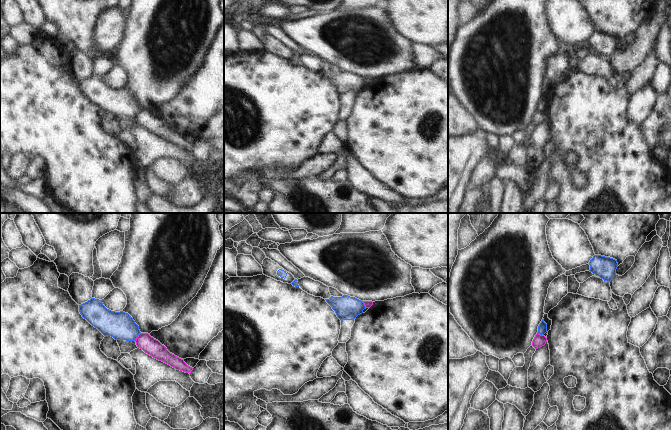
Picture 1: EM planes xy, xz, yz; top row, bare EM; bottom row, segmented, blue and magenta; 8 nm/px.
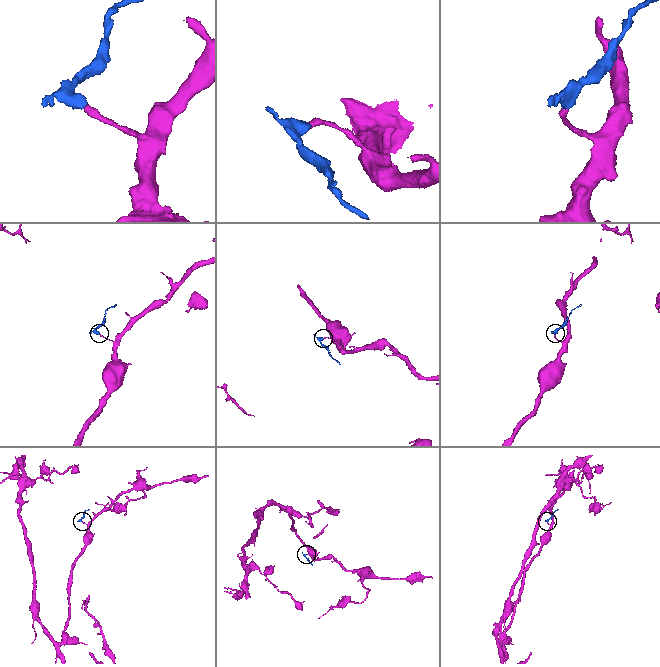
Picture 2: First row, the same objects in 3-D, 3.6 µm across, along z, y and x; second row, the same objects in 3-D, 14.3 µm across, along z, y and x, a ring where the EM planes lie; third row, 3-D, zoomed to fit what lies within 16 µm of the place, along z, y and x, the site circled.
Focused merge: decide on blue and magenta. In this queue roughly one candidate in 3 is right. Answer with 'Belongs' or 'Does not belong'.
Does not belong

